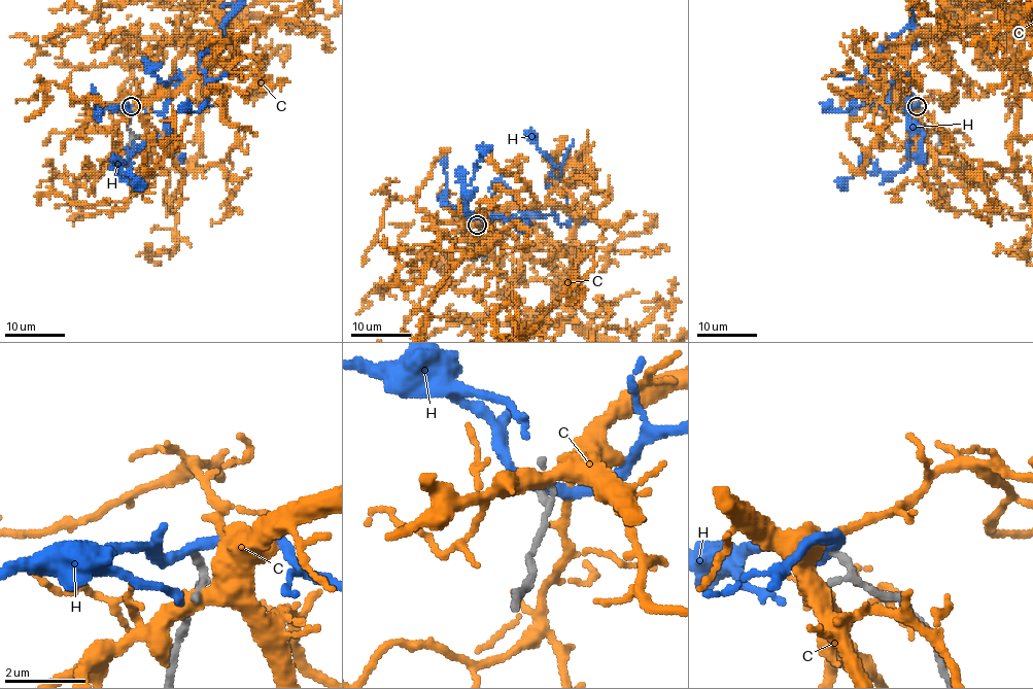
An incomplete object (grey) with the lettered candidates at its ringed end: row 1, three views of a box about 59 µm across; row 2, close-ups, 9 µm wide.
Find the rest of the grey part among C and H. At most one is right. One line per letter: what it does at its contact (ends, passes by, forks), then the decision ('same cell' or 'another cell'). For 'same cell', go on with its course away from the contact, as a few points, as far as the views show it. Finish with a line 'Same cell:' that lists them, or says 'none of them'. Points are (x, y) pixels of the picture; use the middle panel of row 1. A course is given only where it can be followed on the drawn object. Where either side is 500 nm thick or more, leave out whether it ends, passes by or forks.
C: it passes by; another cell
H: it passes by; another cell
Same cell: none of them

